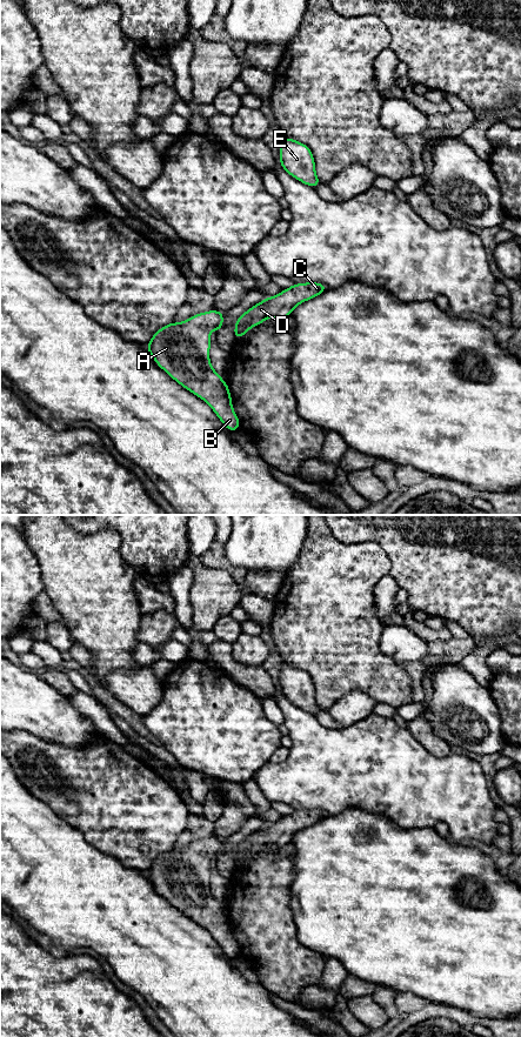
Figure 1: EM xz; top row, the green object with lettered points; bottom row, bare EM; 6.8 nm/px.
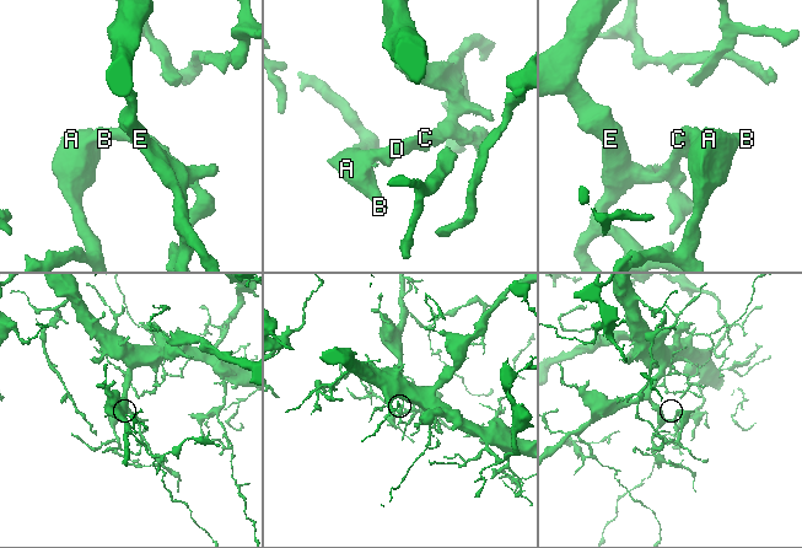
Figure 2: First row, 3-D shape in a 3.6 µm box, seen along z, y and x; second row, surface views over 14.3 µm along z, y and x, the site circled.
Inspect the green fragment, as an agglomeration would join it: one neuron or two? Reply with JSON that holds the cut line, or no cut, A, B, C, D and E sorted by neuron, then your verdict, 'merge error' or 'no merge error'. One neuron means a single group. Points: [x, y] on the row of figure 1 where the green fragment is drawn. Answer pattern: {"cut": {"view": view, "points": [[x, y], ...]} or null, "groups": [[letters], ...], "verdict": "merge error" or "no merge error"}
{"cut": null, "groups": [["A", "B", "C", "D", "E"]], "verdict": "no merge error"}

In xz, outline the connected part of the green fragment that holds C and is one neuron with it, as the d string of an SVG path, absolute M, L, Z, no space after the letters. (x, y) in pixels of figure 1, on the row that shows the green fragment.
M319 282L294 283L278 295L263 299L236 319L233 336L235 340L243 337L248 329L261 325L268 317L282 321L298 305L316 297L328 288Z

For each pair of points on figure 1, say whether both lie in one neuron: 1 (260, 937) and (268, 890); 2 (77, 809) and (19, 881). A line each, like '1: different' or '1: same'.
1: same
2: different

